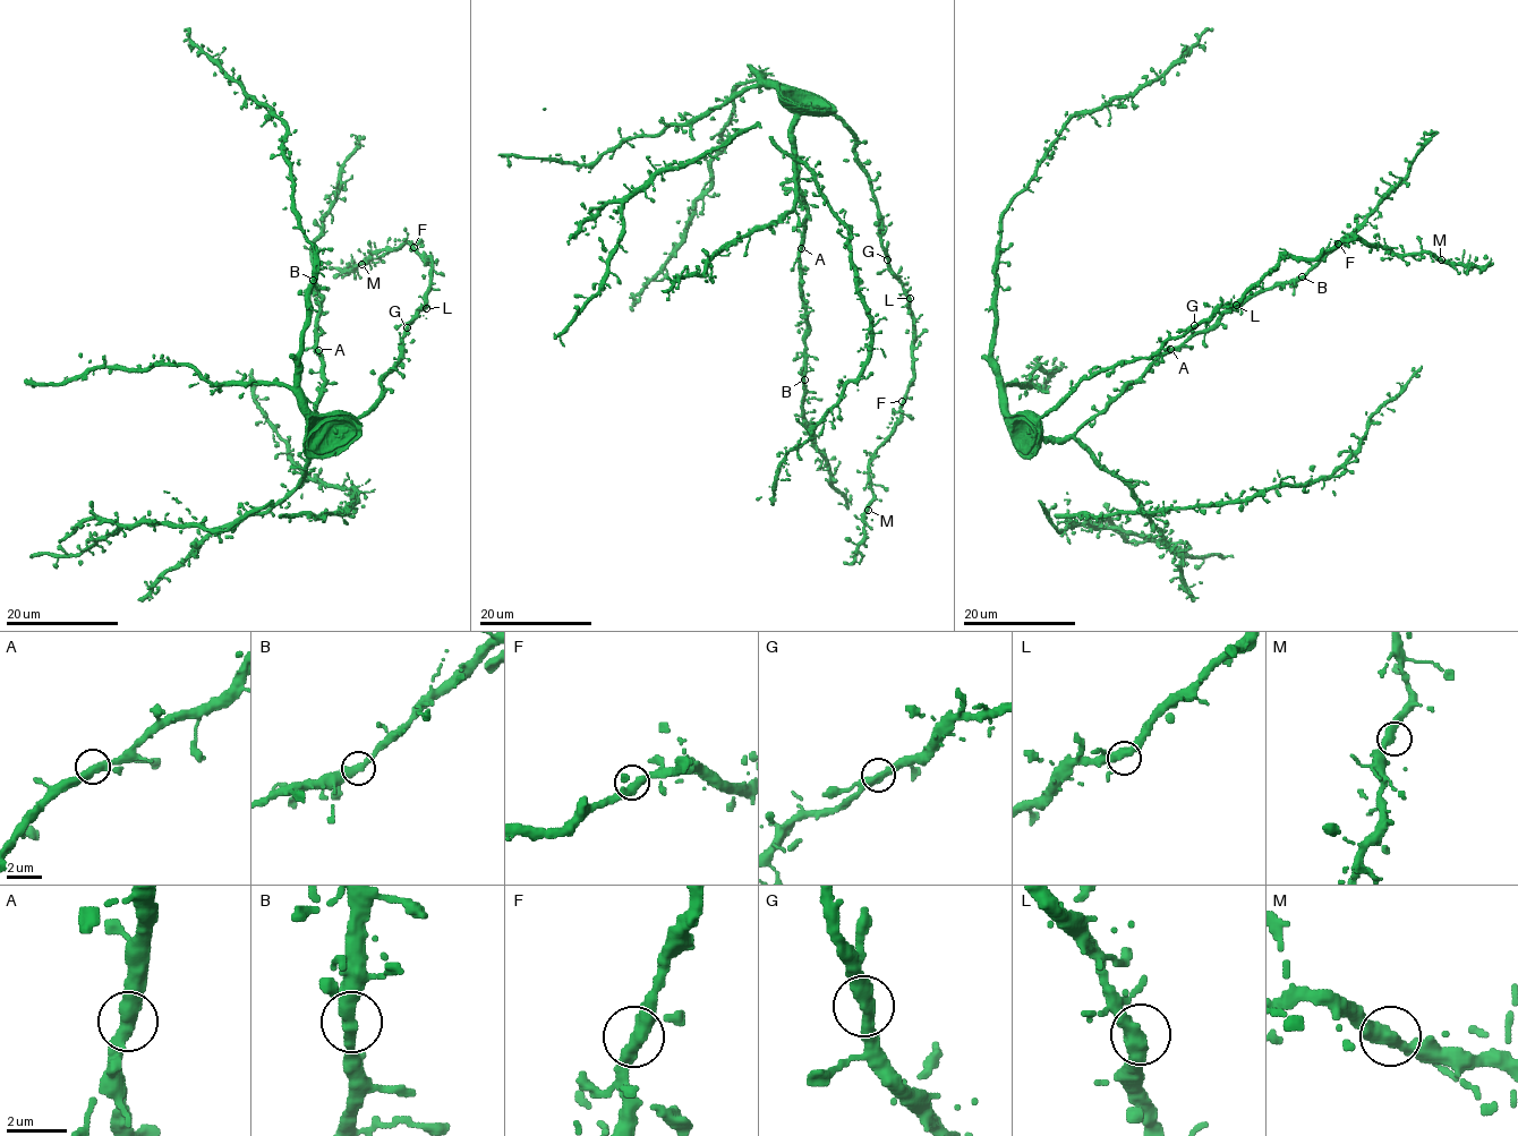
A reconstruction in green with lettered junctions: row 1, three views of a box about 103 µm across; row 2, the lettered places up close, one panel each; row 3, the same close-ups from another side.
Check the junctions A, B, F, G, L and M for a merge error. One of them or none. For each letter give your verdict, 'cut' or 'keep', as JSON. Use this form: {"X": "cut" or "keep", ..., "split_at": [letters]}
{"A": "keep", "B": "keep", "F": "keep", "G": "keep", "L": "keep", "M": "keep", "split_at": []}

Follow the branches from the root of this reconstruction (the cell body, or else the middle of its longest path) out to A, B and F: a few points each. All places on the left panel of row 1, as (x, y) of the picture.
A: (323, 437), (313, 441), (310, 434), (317, 426), (316, 399), (326, 384), (318, 350)
B: (323, 437), (313, 441), (310, 434), (317, 426), (316, 399), (326, 384), (315, 343), (321, 301), (313, 279)
F: (323, 437), (361, 418), (399, 359), (406, 326), (425, 304), (431, 283), (432, 259), (425, 263), (414, 247)

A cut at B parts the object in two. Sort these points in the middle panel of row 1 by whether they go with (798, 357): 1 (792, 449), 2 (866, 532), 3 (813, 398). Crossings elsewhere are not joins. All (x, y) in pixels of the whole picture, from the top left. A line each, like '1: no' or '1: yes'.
1: yes
2: yes
3: no

